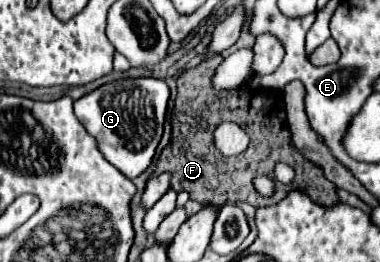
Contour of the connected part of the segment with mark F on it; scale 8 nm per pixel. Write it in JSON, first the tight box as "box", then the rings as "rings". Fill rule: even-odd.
{"box":[151,55,337,207],"rings":[[[213,55],[207,61],[203,61],[199,67],[187,69],[177,79],[177,99],[171,113],[173,121],[173,141],[163,149],[161,157],[157,159],[157,165],[151,173],[151,177],[157,177],[161,173],[171,173],[171,189],[181,193],[187,191],[189,197],[201,205],[213,203],[217,207],[225,203],[237,203],[243,201],[253,207],[273,205],[281,201],[291,189],[305,191],[311,195],[313,201],[321,205],[333,205],[337,203],[335,185],[327,181],[319,167],[309,163],[295,147],[289,145],[289,129],[287,129],[287,117],[285,117],[285,103],[283,95],[277,91],[261,91],[261,101],[255,95],[233,91],[233,93],[219,93],[211,87],[211,75],[215,73],[215,67],[221,63],[221,55]],[[223,121],[235,121],[247,135],[249,135],[249,147],[241,155],[225,157],[219,153],[219,149],[213,143],[213,131]],[[279,161],[289,163],[295,169],[295,179],[289,187],[283,183],[277,183],[273,177],[273,167]],[[255,175],[267,175],[275,183],[275,191],[271,197],[259,195],[253,187]]]}

